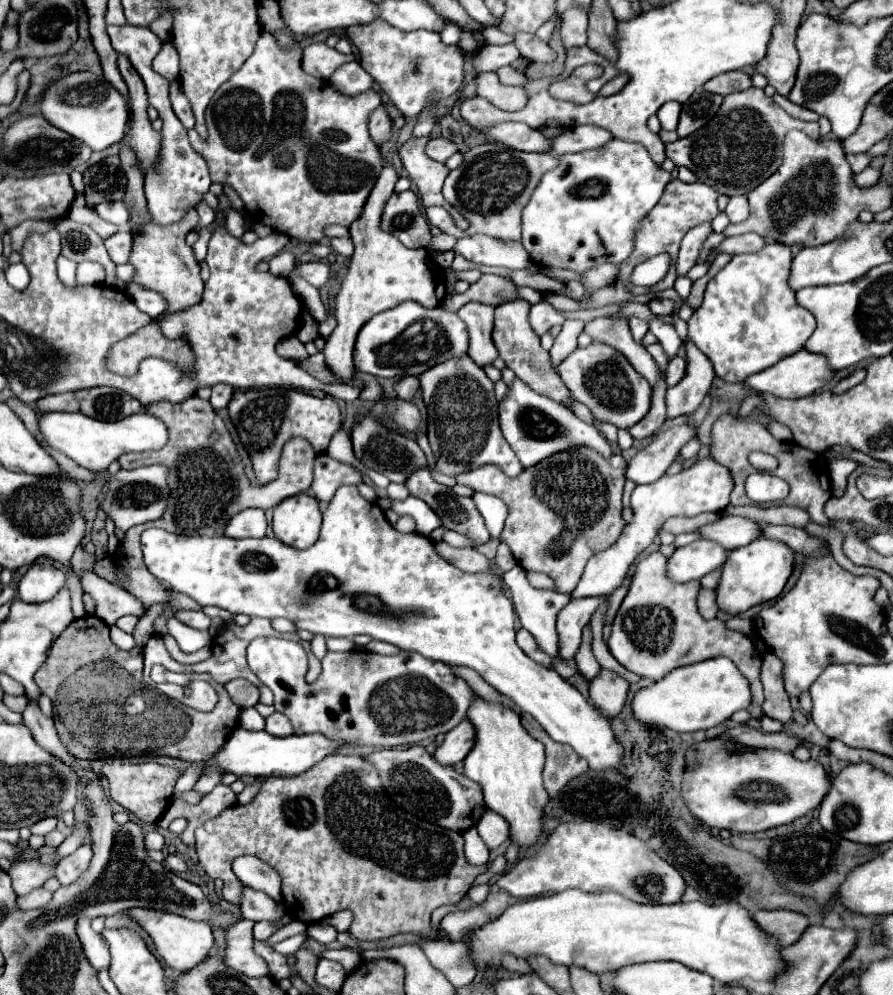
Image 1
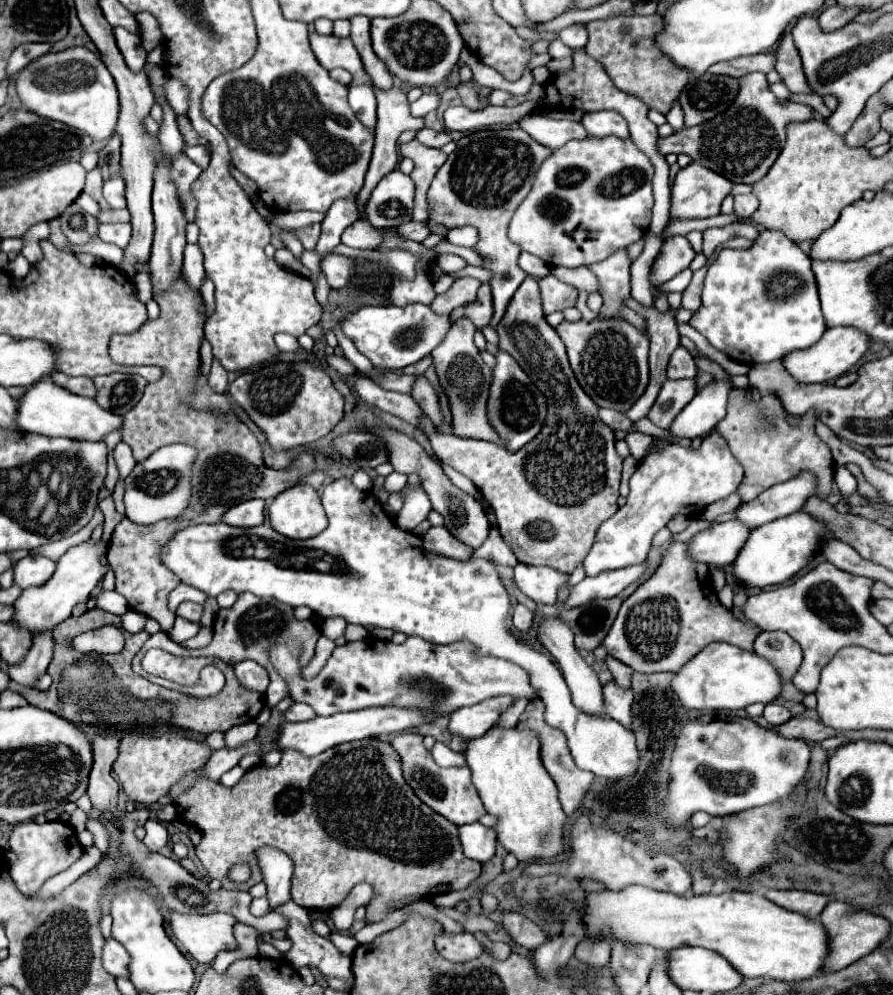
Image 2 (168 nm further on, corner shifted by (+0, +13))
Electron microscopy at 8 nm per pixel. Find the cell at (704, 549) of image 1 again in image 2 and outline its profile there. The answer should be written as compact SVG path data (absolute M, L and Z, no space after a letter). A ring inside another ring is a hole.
M734 519L734 521L718 523L712 529L700 531L688 543L688 547L694 559L726 567L736 561L748 535L750 535L750 529L742 521Z

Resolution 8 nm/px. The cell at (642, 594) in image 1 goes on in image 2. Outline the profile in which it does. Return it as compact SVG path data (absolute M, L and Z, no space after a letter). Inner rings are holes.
M672 543L658 571L642 583L620 607L620 613L602 641L608 655L638 673L680 671L708 643L726 641L752 651L758 627L746 625L726 609L712 589L708 567L694 561L686 543ZM678 609L678 623L676 623Z

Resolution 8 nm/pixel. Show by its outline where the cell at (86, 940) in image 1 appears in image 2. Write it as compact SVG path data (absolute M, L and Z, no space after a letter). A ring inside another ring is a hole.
M108 939L104 945L104 969L108 973L112 973L114 977L130 977L128 965L130 965L130 955L126 953L126 949L116 941L116 939Z

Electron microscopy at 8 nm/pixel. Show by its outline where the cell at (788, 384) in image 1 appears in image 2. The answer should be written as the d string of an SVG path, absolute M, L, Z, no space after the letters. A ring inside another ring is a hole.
M832 327L822 335L816 345L796 353L788 353L782 363L784 369L800 383L826 383L848 373L866 355L870 347L872 339L864 331L858 331L856 327Z

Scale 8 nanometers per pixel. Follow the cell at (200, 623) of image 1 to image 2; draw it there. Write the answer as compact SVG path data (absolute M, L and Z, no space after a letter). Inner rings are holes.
M182 603L178 609L176 609L176 615L192 621L192 623L200 623L200 617L202 617L202 605L198 603Z

